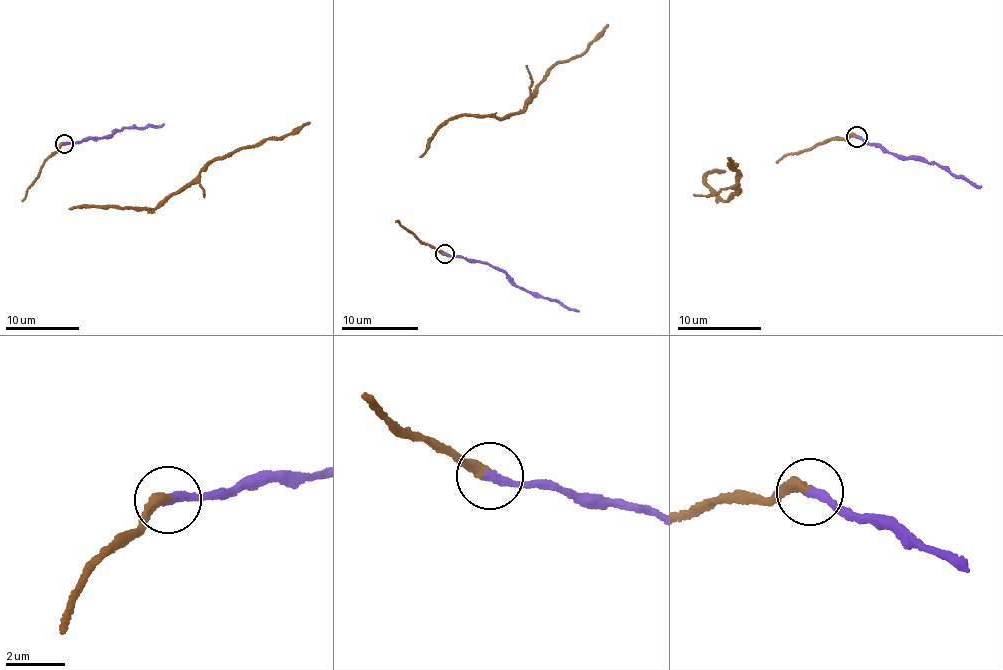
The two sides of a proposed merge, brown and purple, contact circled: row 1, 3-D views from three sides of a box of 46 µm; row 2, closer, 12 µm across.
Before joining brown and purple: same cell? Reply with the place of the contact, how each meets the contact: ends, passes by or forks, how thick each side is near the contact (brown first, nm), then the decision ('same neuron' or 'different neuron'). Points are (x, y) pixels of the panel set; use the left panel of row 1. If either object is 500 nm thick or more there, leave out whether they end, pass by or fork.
(64, 144) | brown ends | purple ends | 380/320 nm | same neuron

